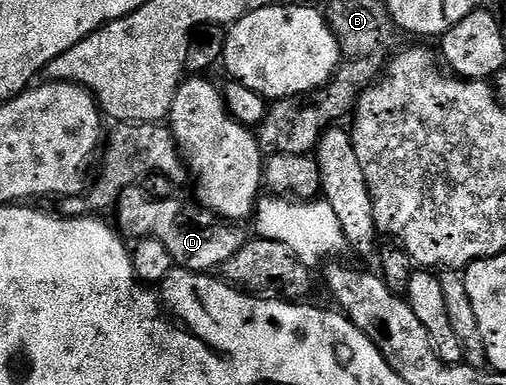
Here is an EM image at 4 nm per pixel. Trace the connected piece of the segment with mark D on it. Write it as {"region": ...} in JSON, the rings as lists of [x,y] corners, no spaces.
{"region":[[[136,185],[119,192],[117,230],[131,241],[150,238],[161,241],[161,245],[169,249],[169,257],[176,268],[200,273],[214,272],[222,268],[223,263],[237,253],[237,249],[247,244],[248,232],[243,232],[238,222],[221,219],[195,201],[186,207],[179,199],[154,199],[141,188]]]}

